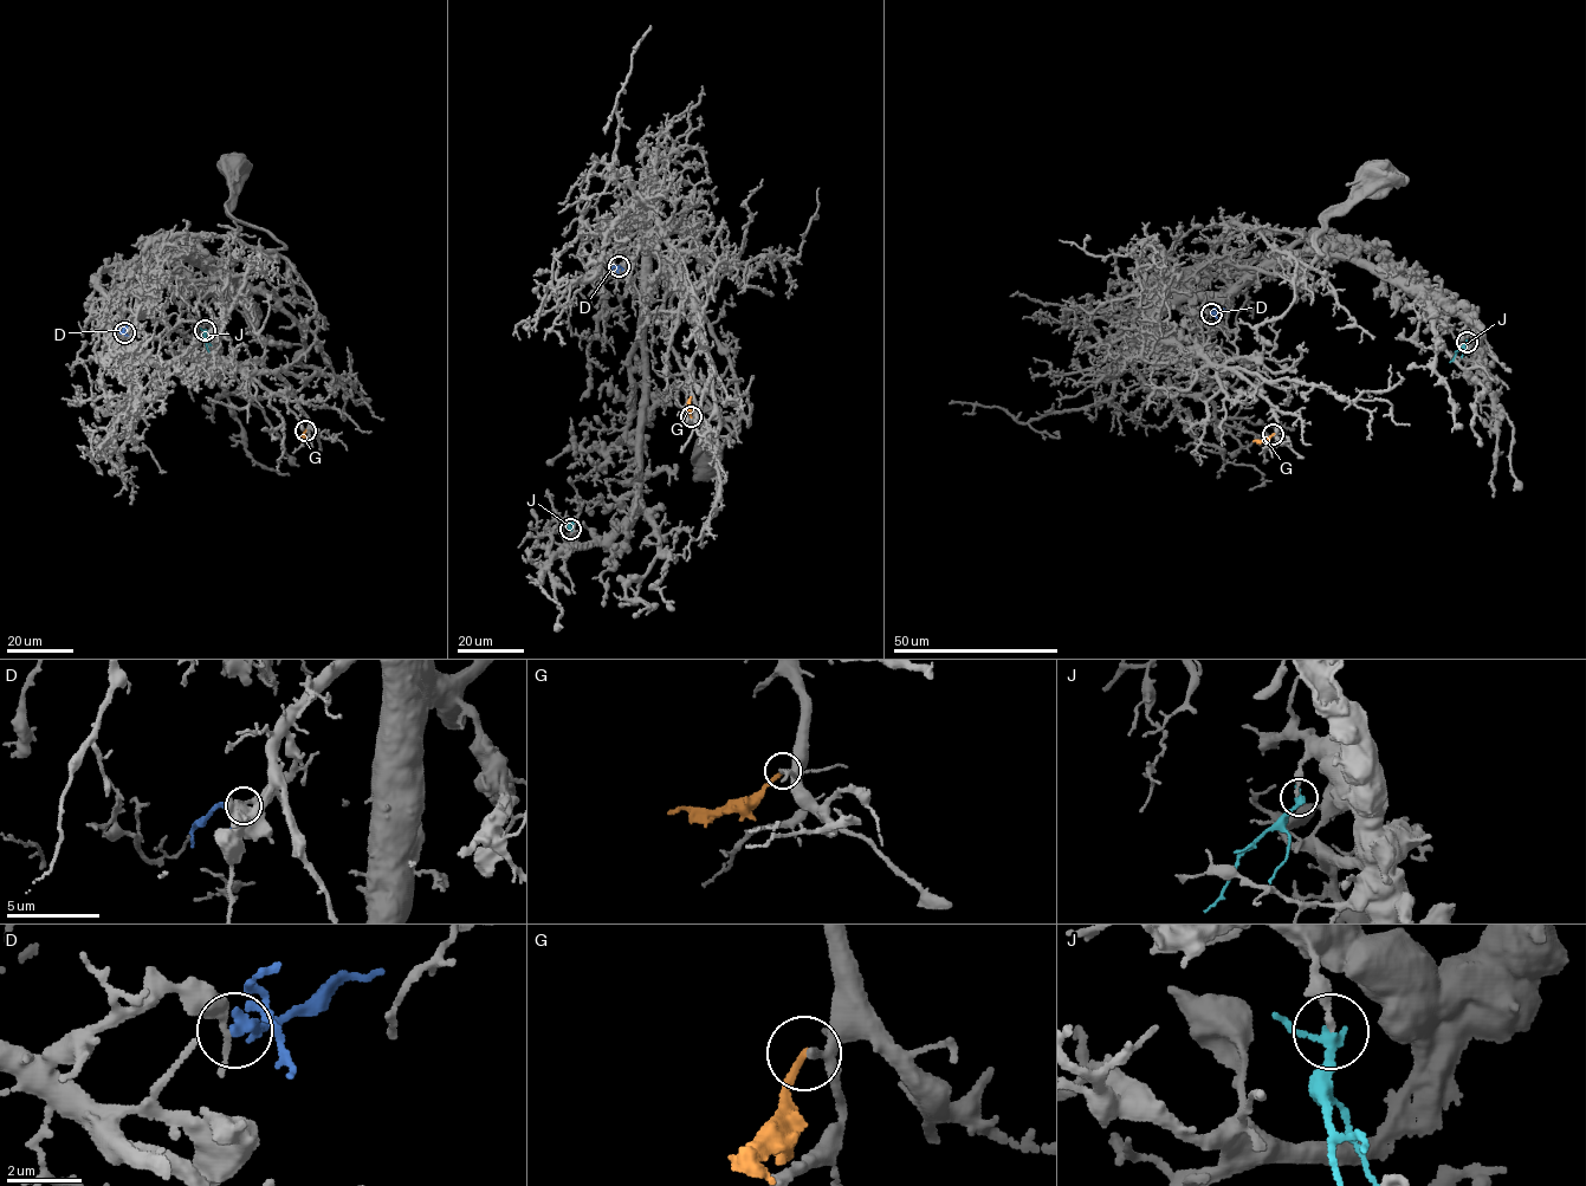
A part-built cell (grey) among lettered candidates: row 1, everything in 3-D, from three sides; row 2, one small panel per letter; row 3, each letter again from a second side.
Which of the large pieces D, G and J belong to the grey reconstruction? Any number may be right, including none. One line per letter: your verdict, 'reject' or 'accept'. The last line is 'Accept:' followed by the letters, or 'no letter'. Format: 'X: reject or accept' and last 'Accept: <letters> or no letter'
D: reject
G: reject
J: reject
Accept: no letter

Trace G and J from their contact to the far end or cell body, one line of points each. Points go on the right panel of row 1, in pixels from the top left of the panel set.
G: (1273, 433), (1253, 441)
J: (1467, 342), (1450, 362)

